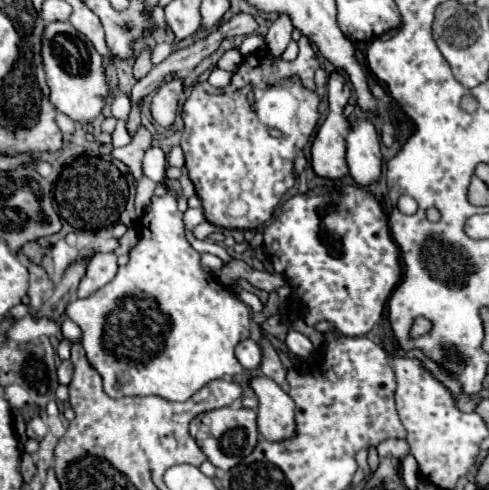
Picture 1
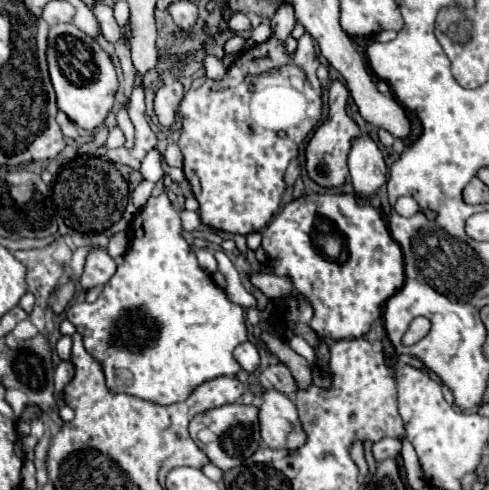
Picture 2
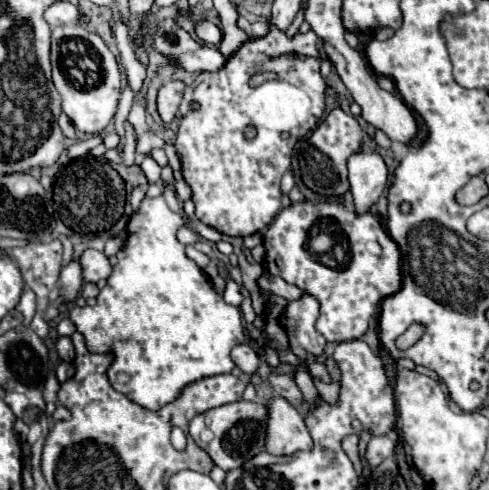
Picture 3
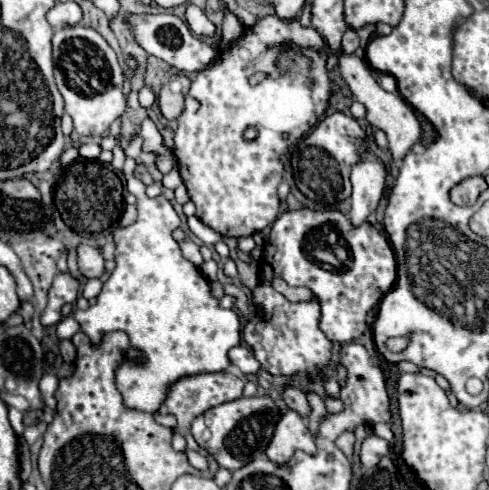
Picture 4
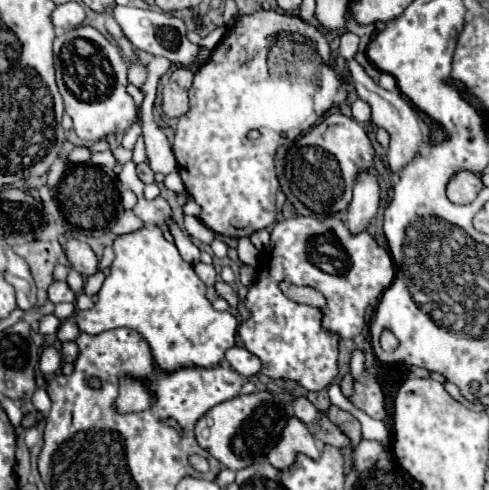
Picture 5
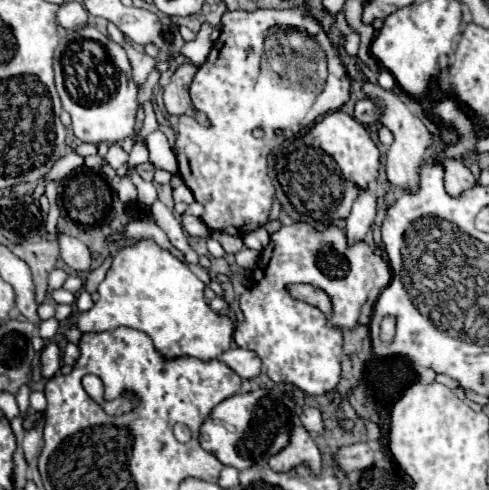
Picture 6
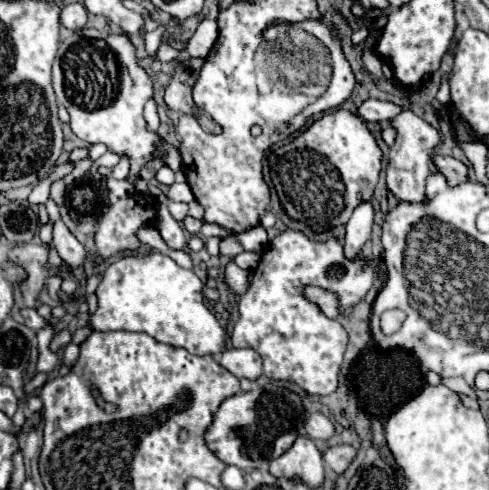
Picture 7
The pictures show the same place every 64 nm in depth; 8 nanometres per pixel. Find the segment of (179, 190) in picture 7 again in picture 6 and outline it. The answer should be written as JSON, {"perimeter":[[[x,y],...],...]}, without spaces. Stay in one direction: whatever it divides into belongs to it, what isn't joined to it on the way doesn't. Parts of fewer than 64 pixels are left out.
{"perimeter":[[[186,184],[176,186],[176,188],[172,190],[172,196],[175,201],[185,201],[187,204],[191,204],[195,201],[192,192],[190,192],[190,188],[188,188]]]}

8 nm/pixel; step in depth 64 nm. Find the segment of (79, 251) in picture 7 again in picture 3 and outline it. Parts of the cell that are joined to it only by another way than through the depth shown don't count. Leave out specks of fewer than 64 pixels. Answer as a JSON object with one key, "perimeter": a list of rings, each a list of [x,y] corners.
{"perimeter":[[[86,248],[80,256],[80,266],[82,266],[82,276],[84,282],[100,282],[106,280],[112,274],[112,266],[104,252]]]}

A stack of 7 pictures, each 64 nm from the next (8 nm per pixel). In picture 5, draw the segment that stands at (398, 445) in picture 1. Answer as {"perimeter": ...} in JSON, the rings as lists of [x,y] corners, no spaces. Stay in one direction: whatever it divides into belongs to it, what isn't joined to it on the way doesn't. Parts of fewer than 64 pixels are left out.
{"perimeter":[[[362,440],[354,450],[352,450],[352,468],[362,472],[362,470],[368,470],[376,464],[378,460],[378,454],[384,452],[386,448],[380,444],[380,442],[374,442],[374,440]]]}

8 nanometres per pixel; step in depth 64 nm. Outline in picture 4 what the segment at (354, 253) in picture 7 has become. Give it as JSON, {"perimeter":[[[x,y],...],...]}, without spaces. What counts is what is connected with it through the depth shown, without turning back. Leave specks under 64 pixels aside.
{"perimeter":[[[364,160],[352,168],[352,196],[350,196],[350,220],[360,226],[378,208],[384,192],[386,172],[376,160]]]}

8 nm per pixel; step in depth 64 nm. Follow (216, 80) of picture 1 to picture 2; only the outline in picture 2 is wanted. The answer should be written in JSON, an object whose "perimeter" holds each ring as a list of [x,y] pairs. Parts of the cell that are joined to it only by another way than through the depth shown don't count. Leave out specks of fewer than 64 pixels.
{"perimeter":[[[206,54],[204,60],[202,60],[202,64],[204,64],[206,74],[208,74],[210,78],[214,78],[214,80],[220,80],[220,78],[226,74],[226,68],[224,68],[222,60],[216,58],[216,56],[212,56],[212,54]]]}

